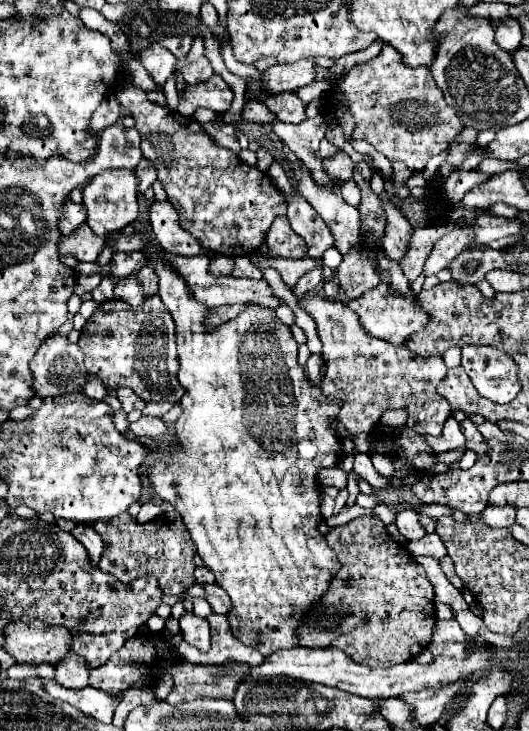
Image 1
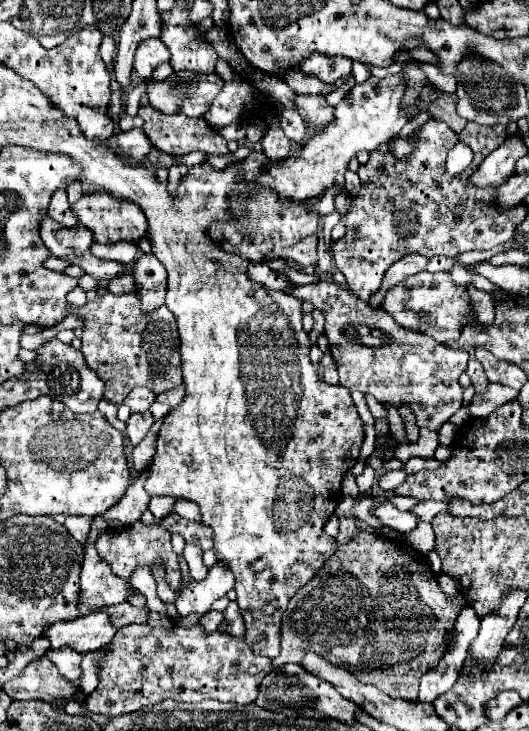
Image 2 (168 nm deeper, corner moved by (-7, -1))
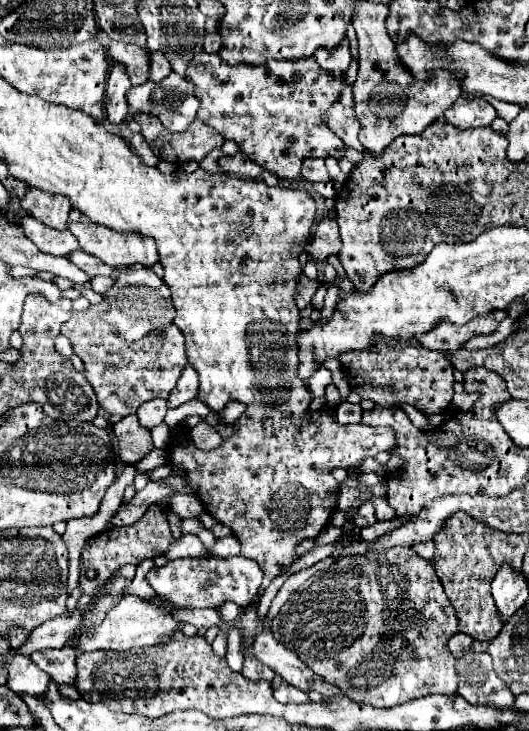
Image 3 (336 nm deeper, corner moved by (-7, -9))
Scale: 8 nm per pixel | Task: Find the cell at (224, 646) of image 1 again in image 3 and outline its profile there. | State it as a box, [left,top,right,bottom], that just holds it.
[271,548,459,708]

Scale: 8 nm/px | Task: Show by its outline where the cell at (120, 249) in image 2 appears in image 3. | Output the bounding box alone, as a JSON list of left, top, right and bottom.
[71,250,117,276]

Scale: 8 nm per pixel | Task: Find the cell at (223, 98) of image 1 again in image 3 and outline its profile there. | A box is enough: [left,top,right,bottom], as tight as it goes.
[127,72,199,132]

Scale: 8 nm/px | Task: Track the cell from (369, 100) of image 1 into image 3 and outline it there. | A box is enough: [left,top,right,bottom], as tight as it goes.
[445,98,497,130]

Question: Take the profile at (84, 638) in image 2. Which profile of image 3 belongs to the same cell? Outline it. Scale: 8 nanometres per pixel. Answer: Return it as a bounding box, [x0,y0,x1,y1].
[69,596,179,652]

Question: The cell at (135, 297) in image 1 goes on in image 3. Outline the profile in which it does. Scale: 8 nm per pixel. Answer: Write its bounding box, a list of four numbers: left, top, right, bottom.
[91,276,115,294]

